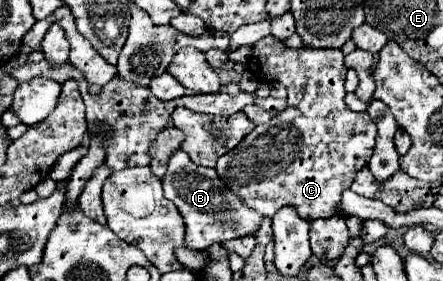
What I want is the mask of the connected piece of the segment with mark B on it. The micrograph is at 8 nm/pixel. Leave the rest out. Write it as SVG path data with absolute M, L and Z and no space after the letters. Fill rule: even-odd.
M175 151L169 159L167 175L163 179L165 197L175 203L179 213L185 219L185 247L193 251L209 249L215 243L225 243L227 239L255 235L259 223L265 219L263 215L255 213L251 207L239 199L239 195L231 193L231 189L219 179L215 169L207 169L195 165L183 151Z

